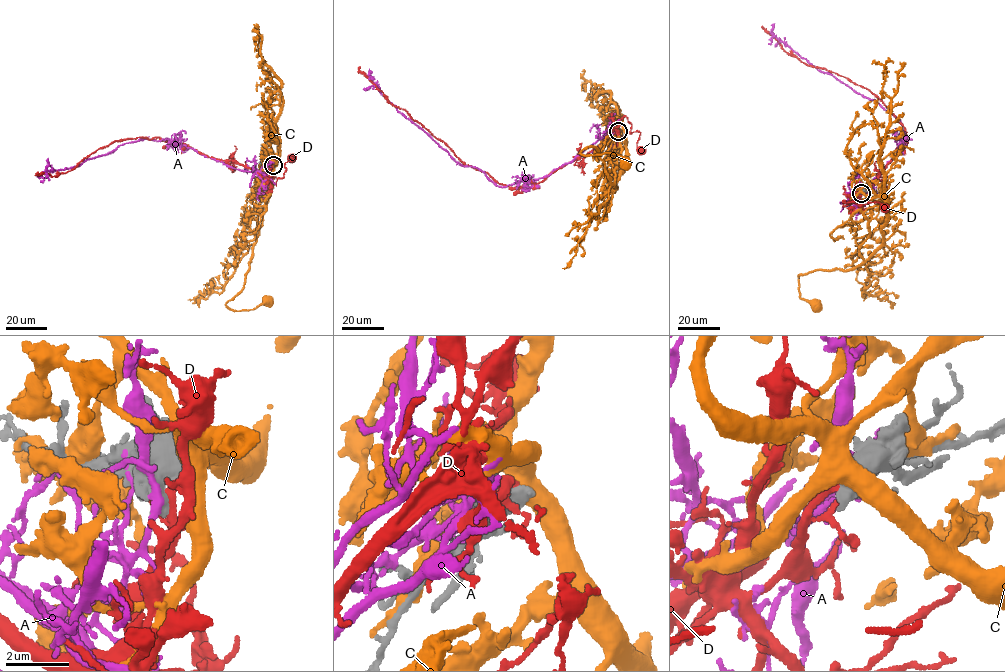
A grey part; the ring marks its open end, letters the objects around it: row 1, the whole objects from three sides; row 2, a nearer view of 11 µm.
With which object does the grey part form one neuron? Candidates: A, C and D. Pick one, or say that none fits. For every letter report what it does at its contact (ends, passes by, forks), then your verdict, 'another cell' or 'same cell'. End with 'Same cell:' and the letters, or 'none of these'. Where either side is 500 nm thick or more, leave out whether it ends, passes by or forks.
A: another cell
C: another cell
D: another cell
Same cell: none of these

